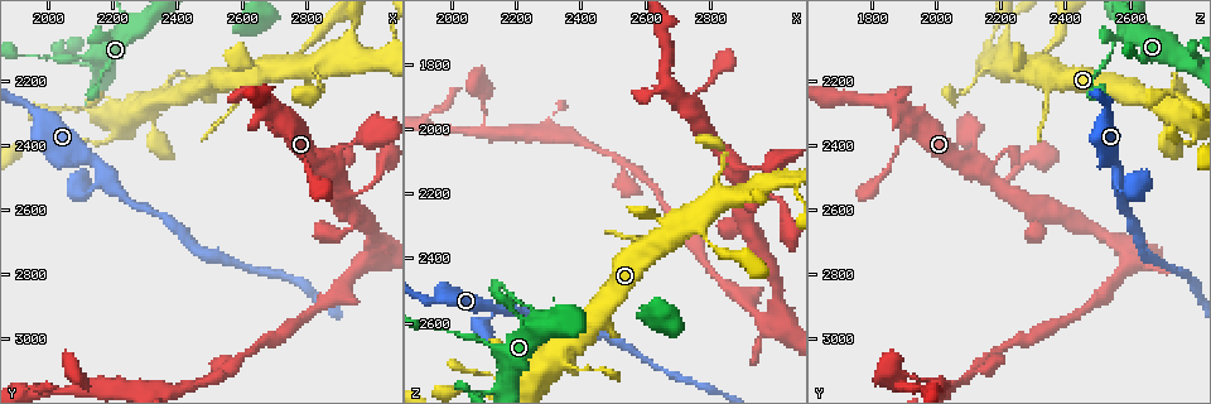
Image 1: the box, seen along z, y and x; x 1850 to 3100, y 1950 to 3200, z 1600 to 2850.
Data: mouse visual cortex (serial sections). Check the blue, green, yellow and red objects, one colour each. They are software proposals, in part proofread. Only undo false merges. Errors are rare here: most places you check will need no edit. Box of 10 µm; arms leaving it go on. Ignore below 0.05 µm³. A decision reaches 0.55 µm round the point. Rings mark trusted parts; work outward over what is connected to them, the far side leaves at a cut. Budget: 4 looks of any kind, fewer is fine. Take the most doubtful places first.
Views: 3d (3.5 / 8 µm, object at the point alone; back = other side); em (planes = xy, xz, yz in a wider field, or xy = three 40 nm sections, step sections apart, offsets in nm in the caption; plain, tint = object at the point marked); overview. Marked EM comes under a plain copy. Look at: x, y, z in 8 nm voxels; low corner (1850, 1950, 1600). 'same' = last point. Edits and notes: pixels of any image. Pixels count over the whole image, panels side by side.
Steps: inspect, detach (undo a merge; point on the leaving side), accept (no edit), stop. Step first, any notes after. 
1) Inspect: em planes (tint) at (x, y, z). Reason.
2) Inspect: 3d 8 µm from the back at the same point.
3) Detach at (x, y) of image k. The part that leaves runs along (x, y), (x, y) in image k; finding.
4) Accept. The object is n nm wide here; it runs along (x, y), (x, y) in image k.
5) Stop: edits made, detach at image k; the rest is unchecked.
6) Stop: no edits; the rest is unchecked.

Inspect: em planes (tint) at (2540, 3100, 2110). Sharp bend.

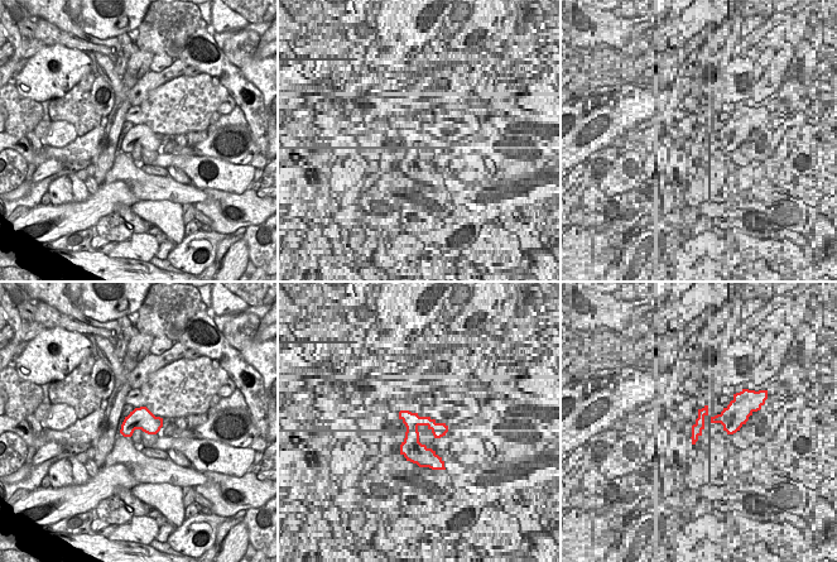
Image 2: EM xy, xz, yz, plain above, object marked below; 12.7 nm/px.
Inspect: 3d 3.5 µm at the same point.

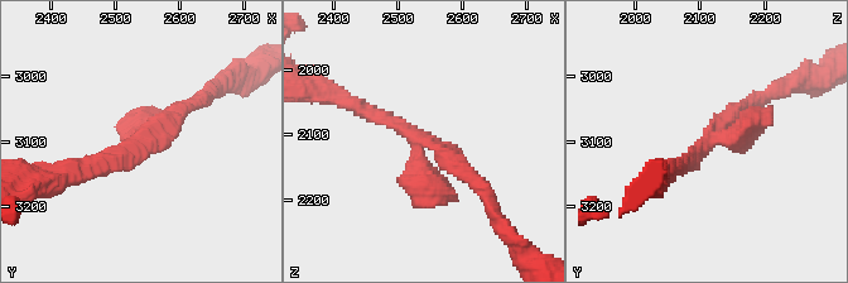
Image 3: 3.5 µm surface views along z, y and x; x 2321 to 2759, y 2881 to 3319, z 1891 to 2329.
Accept. It runs along (483, 188), (425, 139), (356, 104) in image 3; all the same cell.

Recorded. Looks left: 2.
Inspect: 3d 3.5 µm at (2250, 2070, 2560). Sharp bend.

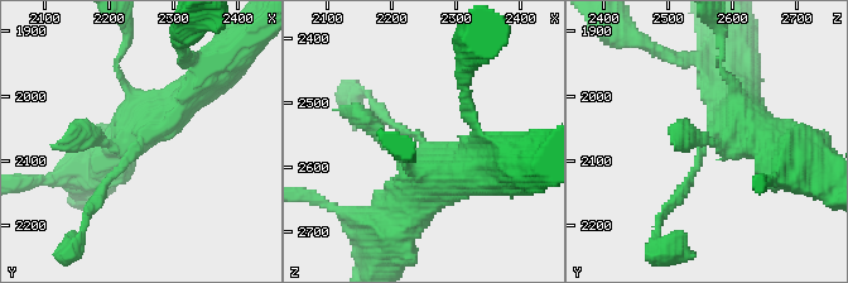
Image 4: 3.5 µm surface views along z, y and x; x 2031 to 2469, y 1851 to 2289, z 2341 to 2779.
Inspect: em xy step 2 (tint) at (2255, 2060, 2565).

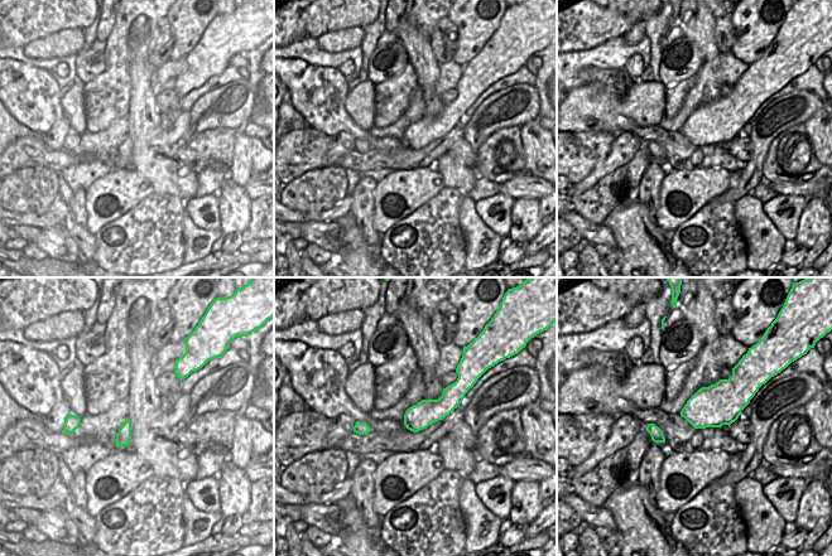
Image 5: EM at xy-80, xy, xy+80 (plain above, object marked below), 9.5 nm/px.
Accept. It runs along (779, 154), (717, 132), (679, 197) in image 4; all the same cell.

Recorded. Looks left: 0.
Stop: no edits; the rest is unchecked.

